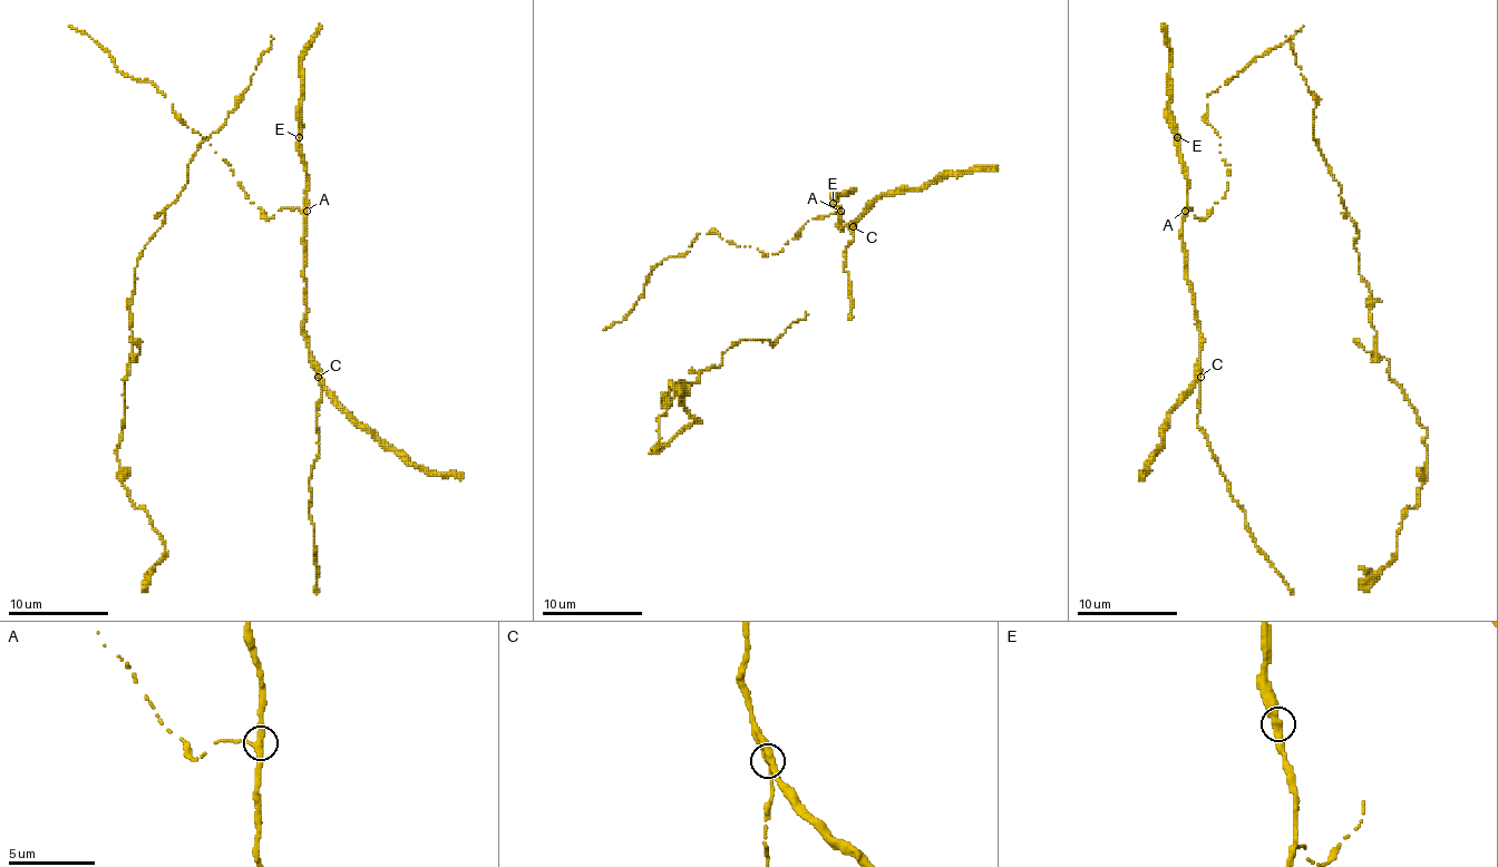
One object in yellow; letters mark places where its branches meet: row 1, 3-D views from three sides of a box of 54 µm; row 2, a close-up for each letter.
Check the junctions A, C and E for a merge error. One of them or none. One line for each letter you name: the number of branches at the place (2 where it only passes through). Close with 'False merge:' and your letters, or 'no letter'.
False merge: no letter

